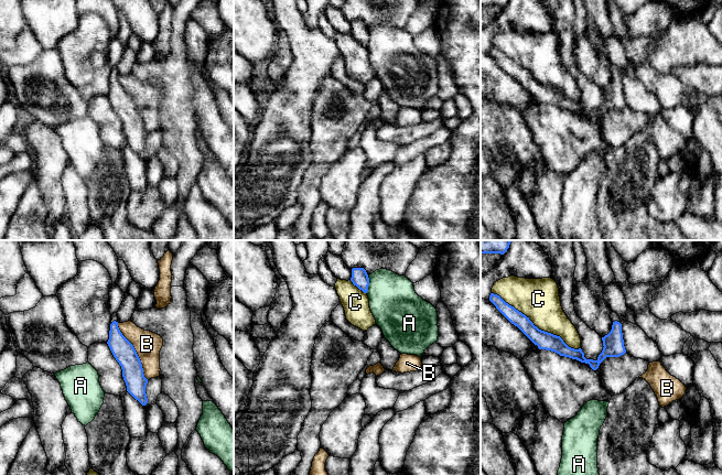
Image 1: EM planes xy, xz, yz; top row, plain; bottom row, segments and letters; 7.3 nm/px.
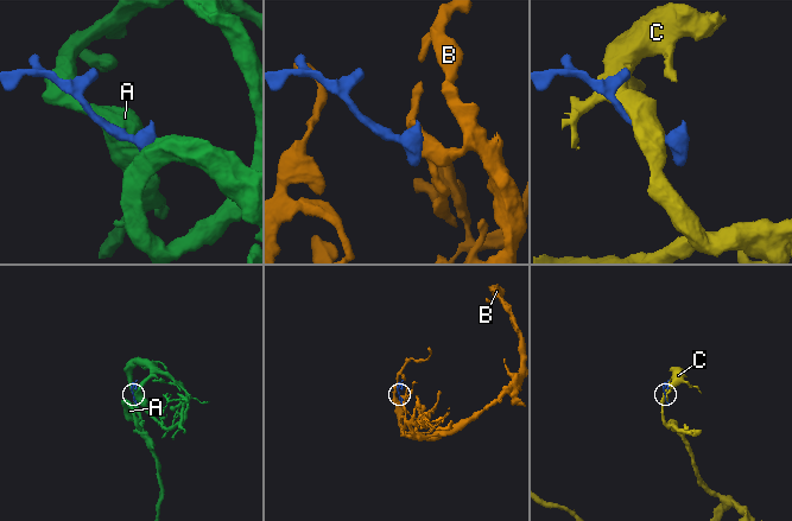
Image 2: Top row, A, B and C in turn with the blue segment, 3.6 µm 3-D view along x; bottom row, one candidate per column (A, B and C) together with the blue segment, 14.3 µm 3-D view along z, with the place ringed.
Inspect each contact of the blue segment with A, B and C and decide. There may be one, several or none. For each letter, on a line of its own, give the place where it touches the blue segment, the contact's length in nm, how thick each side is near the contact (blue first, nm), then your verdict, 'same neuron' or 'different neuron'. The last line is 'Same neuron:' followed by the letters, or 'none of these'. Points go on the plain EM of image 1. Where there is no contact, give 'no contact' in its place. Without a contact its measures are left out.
A: contact xz (368, 38); length 130 nm; calibres 130 and 360 nm; different neuron
B: contact xy (136, 105); length 480 nm; calibres 160 and 190 nm; different neuron
C: contact yz (536, 79); length 750 nm; calibres 130 and 300 nm; different neuron
Same neuron: none of these

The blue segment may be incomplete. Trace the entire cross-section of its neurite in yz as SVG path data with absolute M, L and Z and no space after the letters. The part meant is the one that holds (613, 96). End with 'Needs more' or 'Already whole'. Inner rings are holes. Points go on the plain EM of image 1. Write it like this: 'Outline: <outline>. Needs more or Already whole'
Outline: M491 46L489 54L515 79L517 79L539 102L551 104L560 109L576 112L589 117L596 123L606 110L619 110L626 106L622 86L621 72L615 65L611 65L613 75L611 85L602 90L603 104L596 114L586 112L581 101L569 100L560 89L539 83L525 67L506 56L499 48Z. Needs more

